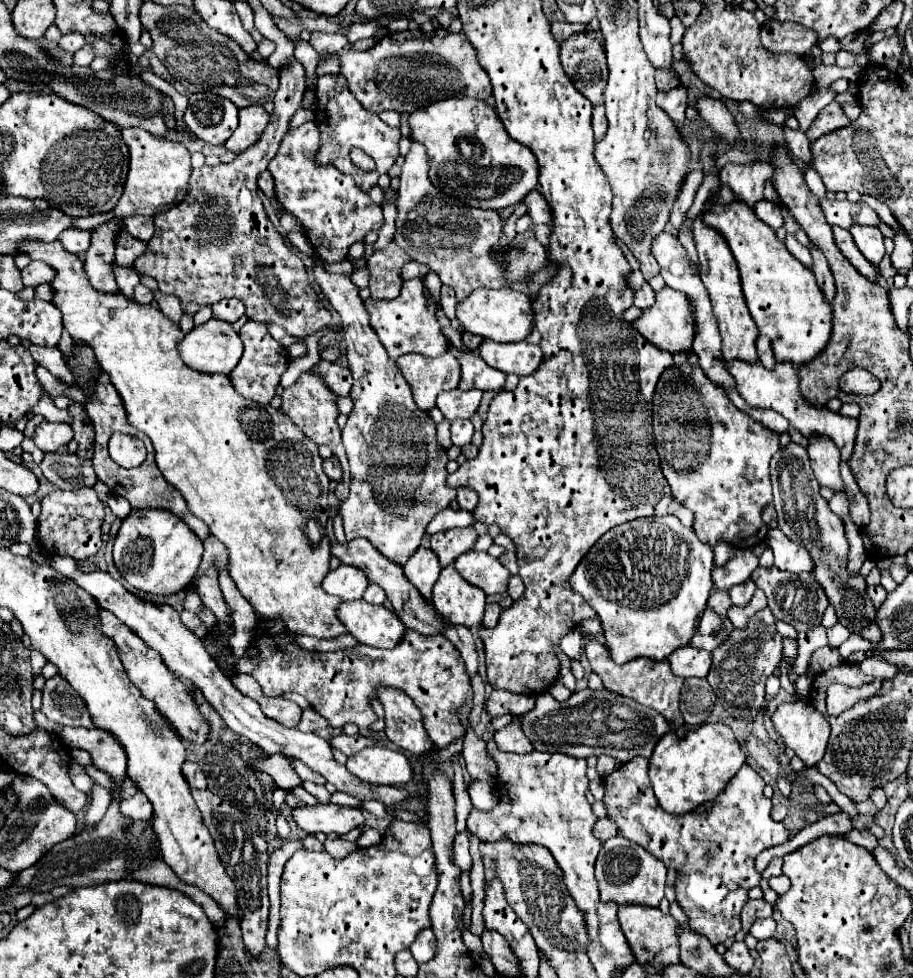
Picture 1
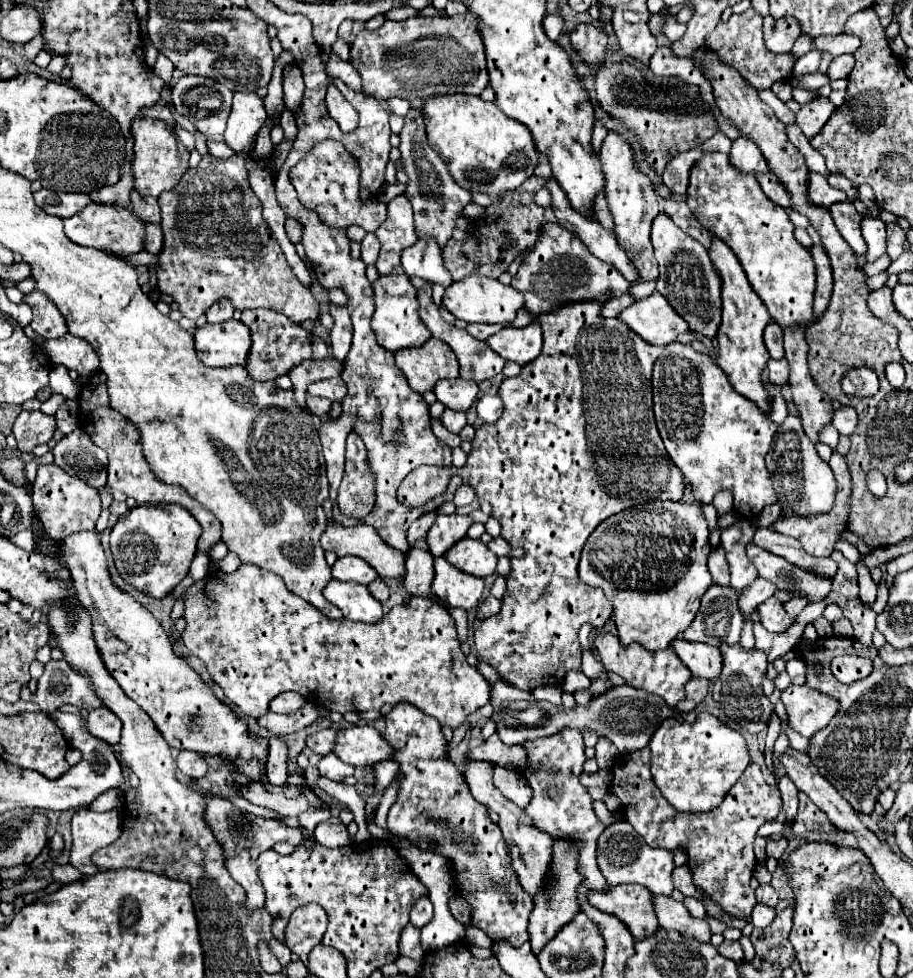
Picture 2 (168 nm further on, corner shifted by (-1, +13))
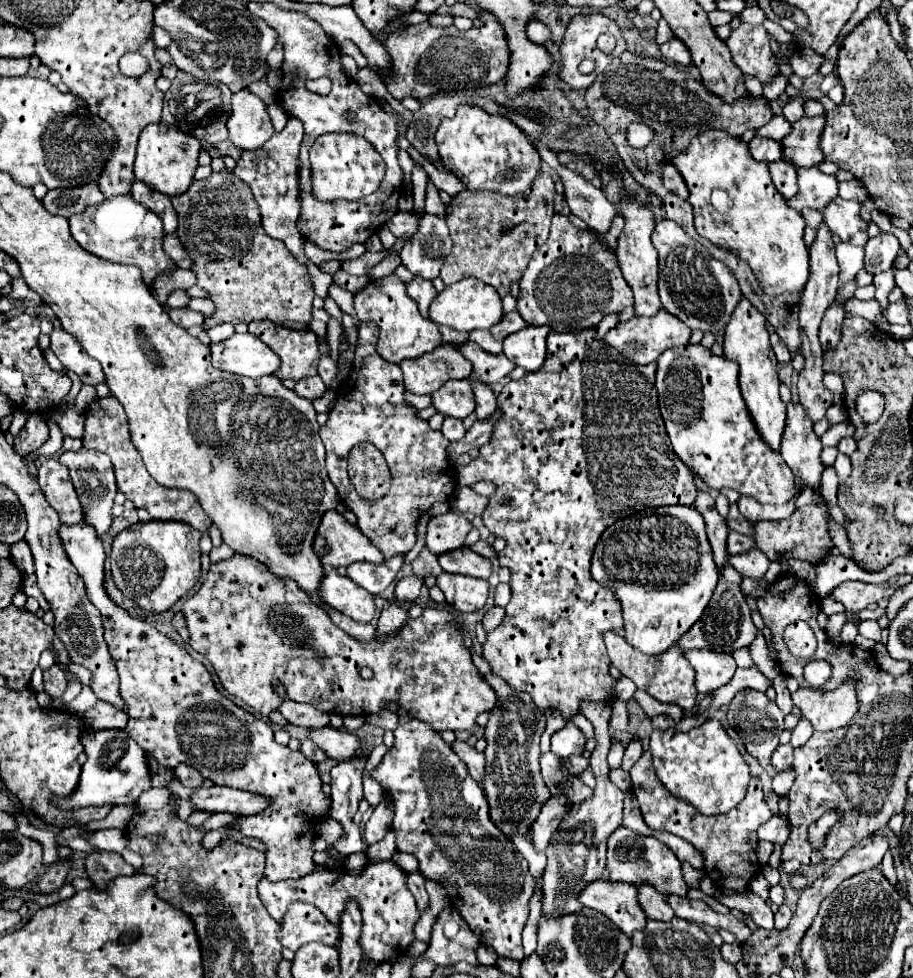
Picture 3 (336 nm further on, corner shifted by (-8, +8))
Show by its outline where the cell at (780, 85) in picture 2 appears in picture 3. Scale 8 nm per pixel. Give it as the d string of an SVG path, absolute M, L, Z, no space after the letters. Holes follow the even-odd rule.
M777 76L771 84L763 86L763 94L767 100L777 100L785 92L785 86L787 86L787 80L783 76Z

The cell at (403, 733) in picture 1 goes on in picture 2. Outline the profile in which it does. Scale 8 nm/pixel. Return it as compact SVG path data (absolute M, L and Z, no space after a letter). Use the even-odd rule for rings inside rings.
M410 703L396 705L384 719L384 739L394 747L394 761L400 765L396 773L400 783L398 799L386 819L388 831L394 837L408 839L422 851L440 853L450 861L456 893L472 907L472 927L482 929L494 943L526 943L534 899L518 883L518 875L510 867L510 847L506 847L498 825L488 817L488 807L470 795L464 775L450 761L440 723Z

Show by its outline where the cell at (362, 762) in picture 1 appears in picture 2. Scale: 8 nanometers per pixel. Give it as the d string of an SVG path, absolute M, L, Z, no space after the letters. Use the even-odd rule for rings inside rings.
M350 725L340 729L332 751L340 761L356 767L392 759L390 743L370 725Z

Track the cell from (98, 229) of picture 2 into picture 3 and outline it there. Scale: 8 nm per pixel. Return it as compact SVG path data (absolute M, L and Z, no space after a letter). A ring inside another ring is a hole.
M115 196L103 200L101 204L95 204L93 208L87 208L77 216L71 216L69 226L71 226L71 236L87 252L109 262L131 264L141 268L147 286L153 284L159 272L175 270L173 260L169 260L169 256L165 256L161 248L161 236L165 232L159 216L149 212L149 208L145 208L143 204L137 204L131 196Z

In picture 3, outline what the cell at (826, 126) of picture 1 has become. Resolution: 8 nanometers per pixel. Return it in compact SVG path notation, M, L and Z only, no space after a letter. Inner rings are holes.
M803 116L801 120L797 120L793 124L793 132L783 138L783 142L781 142L783 154L787 158L791 158L795 166L817 166L819 162L823 162L823 154L821 154L821 146L819 146L823 128L825 128L825 116L815 116L815 118Z

